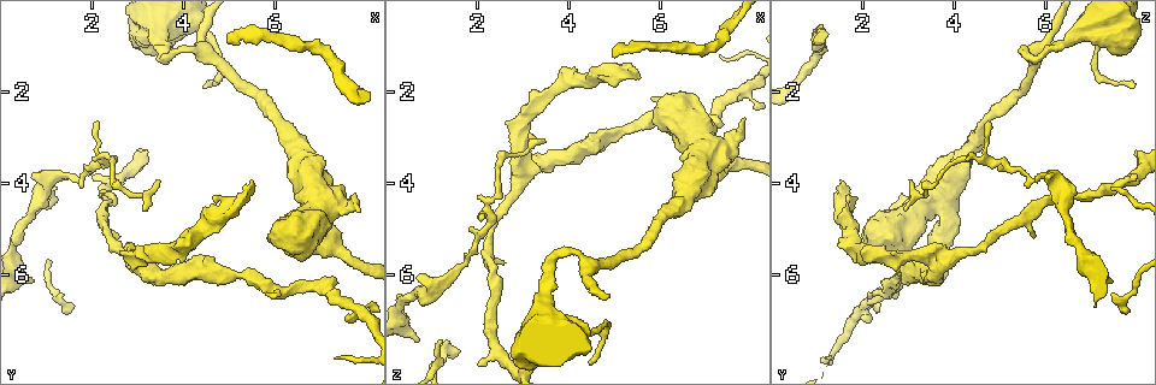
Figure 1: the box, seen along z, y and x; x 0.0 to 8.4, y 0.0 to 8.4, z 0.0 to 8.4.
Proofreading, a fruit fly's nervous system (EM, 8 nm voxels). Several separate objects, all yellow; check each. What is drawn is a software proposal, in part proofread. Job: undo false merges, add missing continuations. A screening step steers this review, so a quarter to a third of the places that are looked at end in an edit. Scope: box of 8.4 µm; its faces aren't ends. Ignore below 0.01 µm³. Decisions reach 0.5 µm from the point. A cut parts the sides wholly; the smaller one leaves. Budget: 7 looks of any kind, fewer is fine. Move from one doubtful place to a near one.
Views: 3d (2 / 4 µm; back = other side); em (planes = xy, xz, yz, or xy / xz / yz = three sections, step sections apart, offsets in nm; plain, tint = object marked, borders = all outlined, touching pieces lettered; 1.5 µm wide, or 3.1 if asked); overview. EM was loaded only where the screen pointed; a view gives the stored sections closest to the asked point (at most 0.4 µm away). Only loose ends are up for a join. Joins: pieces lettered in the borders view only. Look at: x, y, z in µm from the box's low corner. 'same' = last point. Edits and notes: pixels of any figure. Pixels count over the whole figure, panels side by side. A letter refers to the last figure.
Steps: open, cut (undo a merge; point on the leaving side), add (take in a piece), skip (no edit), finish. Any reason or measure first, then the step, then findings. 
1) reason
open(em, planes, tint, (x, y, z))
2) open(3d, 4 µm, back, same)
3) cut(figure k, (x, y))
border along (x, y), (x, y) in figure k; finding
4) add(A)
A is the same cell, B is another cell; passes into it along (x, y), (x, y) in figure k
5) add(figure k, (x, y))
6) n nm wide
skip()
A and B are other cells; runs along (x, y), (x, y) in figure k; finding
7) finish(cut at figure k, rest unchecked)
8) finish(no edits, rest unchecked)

open(3d, 2 µm, (4.60, 0.90, 7.20))

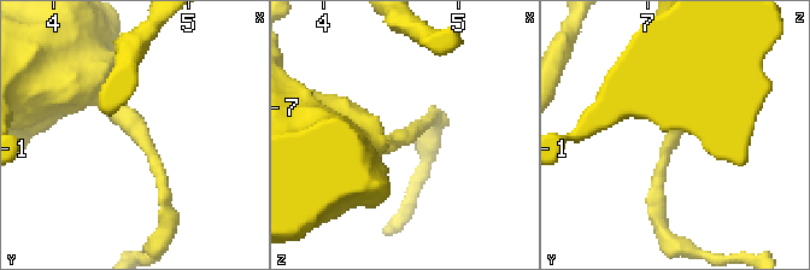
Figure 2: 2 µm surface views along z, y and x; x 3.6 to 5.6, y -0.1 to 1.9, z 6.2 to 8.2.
shape alone is not enough
open(em, yz, step 8, tint, (4.64, 0.88, 7.16))

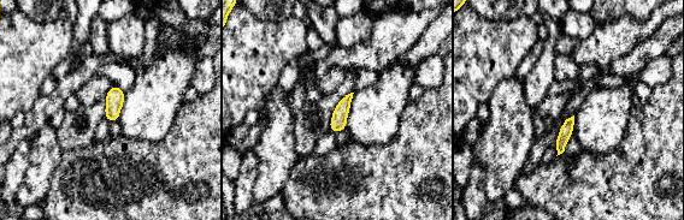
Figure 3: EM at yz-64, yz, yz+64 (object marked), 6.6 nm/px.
open(em, planes, borders, same)

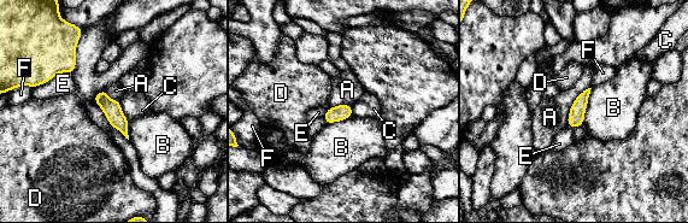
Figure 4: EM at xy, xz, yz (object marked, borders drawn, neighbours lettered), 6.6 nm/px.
D touches over 320 nm
skip()
A, B, C, D, E and F are other cells; border along (591, 87), (577, 95), (565, 124) in figure 4; continuous, no second neuron

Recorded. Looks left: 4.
thick turns thin
open(3d, 2 µm, back, (5.25, 6.05, 2.80))

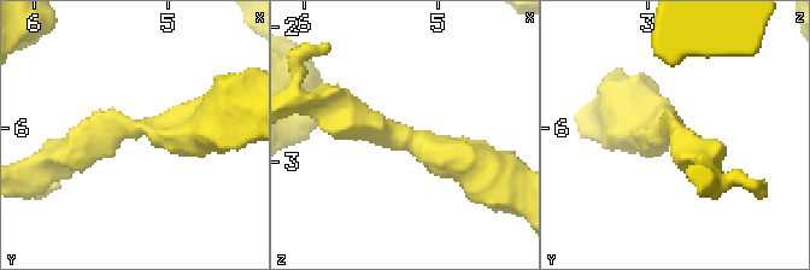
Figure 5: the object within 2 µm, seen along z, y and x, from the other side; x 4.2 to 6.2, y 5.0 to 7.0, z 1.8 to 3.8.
open(em, planes, tint, (5.28, 6.02, 2.80))

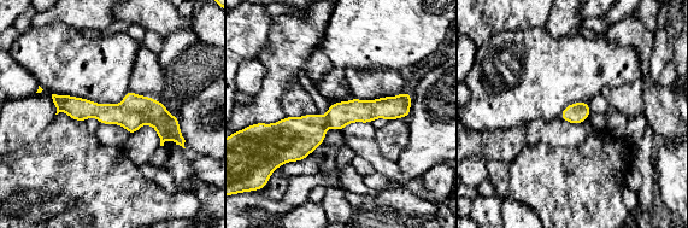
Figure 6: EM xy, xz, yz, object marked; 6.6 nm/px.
open(em, planes, borders, same)

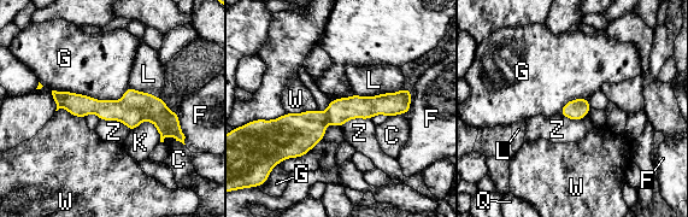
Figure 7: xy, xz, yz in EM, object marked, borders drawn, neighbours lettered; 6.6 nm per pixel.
skip()
C, F, G, K, L, Q, W and Z are other cells; runs along (407, 93), (312, 124), (270, 124) in figure 7; continuous, no second neuron

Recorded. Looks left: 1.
finish(no edits, rest unchecked)

